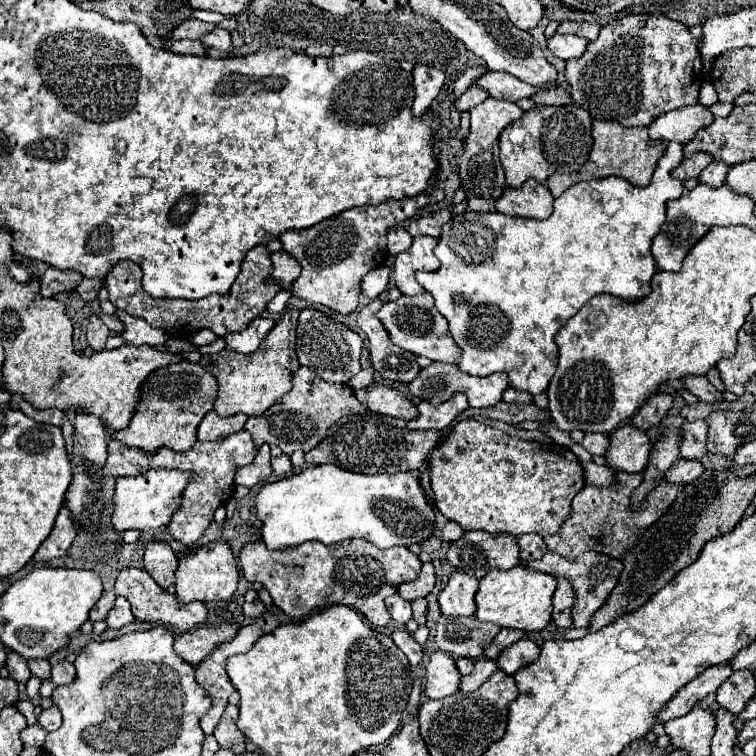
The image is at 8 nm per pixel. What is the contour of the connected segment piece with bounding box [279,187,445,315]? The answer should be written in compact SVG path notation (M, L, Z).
M431 187L427 193L405 197L405 199L389 199L377 207L353 207L349 211L343 211L335 217L323 219L321 223L309 227L309 229L293 229L281 233L281 243L287 253L293 253L293 257L303 267L301 275L293 281L291 293L295 297L301 297L313 305L325 305L341 315L349 315L359 305L359 283L361 277L383 265L387 257L387 231L395 225L401 225L403 221L417 215L421 207L427 203L441 201L445 193L439 187Z

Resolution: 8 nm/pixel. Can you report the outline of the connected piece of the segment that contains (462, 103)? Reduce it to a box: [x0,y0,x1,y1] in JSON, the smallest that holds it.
[455,85,489,113]

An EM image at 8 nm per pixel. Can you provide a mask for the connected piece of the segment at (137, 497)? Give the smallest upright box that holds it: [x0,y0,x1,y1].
[111,469,189,533]

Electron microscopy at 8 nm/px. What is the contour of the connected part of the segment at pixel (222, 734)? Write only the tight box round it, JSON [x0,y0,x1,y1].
[213,705,245,755]

